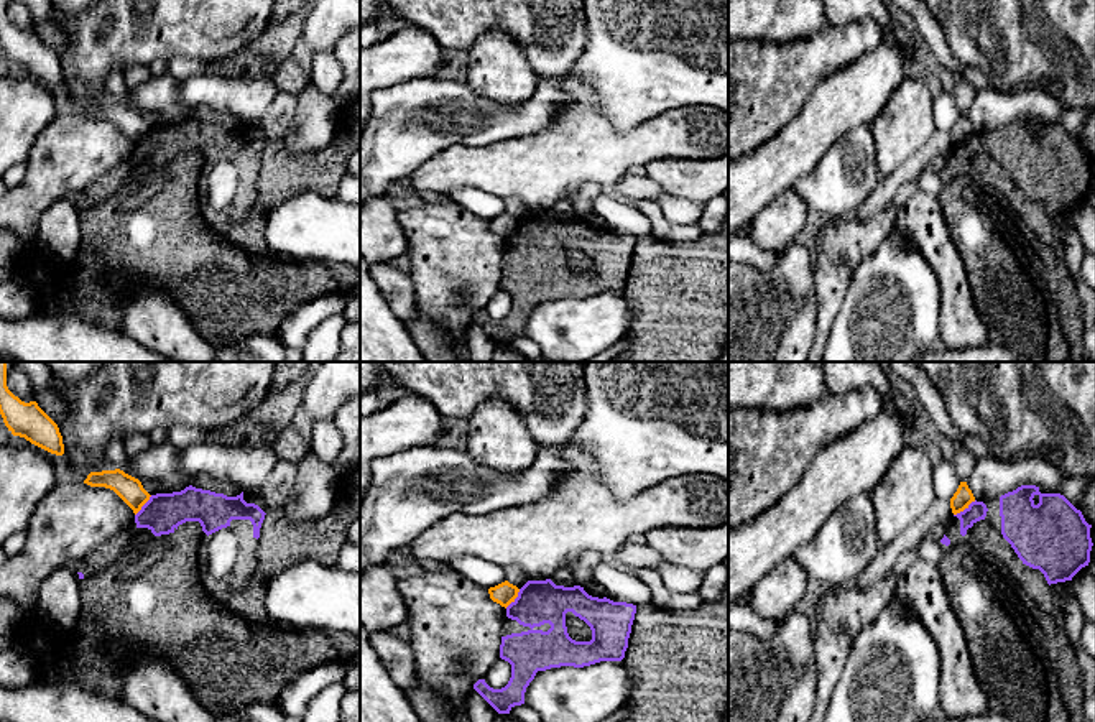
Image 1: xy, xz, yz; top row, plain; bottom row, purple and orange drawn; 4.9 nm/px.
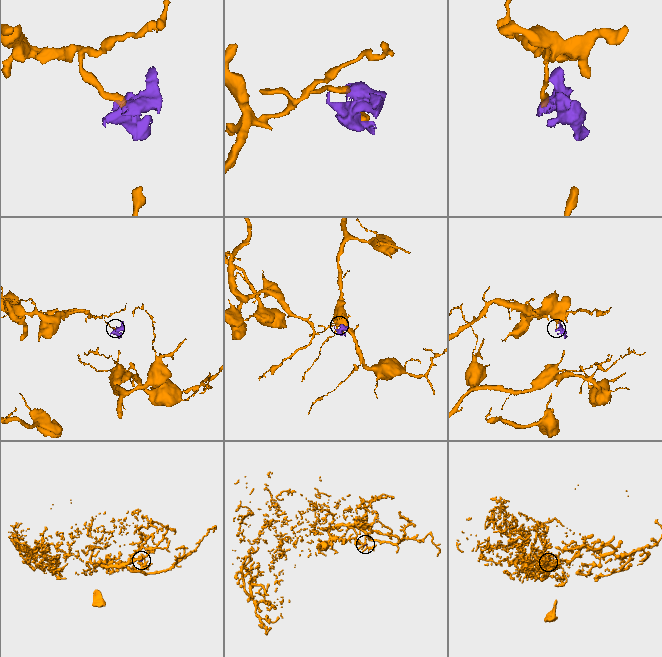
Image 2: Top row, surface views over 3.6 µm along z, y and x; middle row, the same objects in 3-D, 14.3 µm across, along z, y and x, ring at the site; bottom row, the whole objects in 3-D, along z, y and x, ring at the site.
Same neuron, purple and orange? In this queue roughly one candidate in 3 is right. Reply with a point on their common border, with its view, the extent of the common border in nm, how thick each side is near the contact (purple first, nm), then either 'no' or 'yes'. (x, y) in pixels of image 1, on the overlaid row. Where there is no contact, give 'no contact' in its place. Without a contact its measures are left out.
yz (965, 509) | 130 nm | 100/90 nm | no

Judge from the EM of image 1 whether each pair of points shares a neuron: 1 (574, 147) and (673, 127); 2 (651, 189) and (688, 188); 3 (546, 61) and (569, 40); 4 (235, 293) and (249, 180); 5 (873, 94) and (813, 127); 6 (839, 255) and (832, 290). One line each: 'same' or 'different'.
1: same
2: different
3: same
4: same
5: same
6: same

